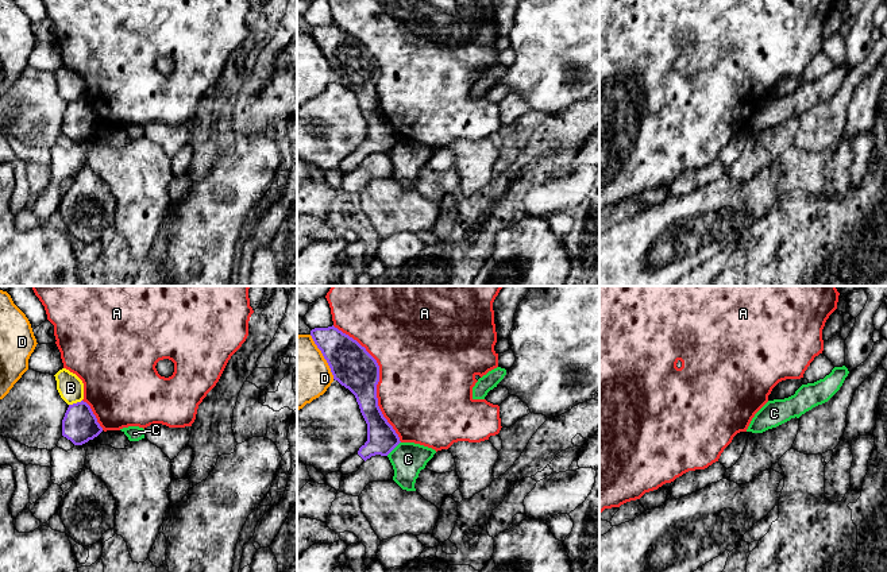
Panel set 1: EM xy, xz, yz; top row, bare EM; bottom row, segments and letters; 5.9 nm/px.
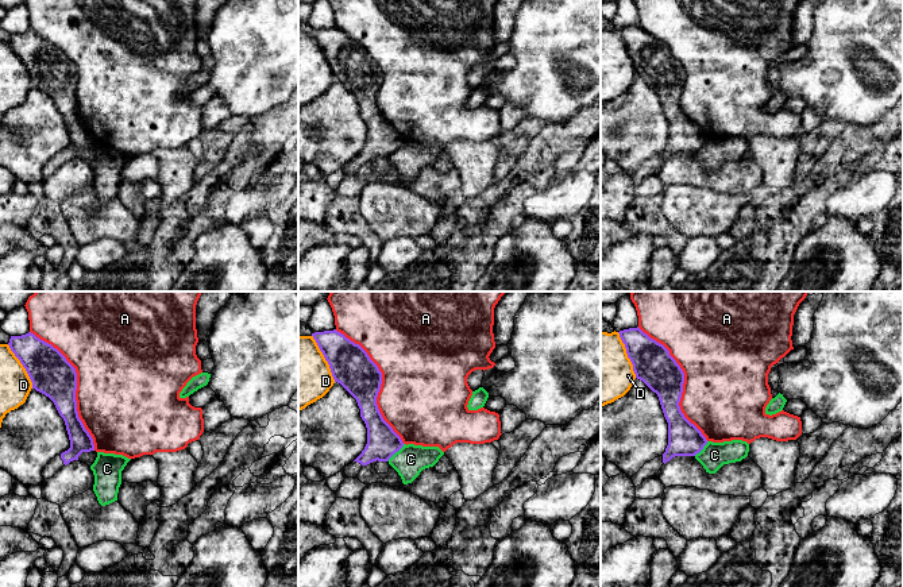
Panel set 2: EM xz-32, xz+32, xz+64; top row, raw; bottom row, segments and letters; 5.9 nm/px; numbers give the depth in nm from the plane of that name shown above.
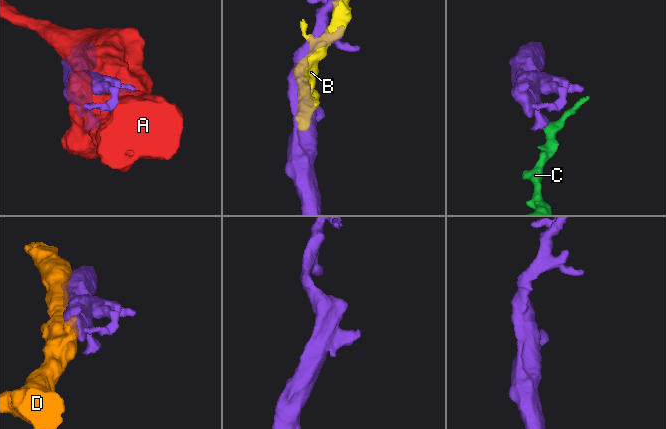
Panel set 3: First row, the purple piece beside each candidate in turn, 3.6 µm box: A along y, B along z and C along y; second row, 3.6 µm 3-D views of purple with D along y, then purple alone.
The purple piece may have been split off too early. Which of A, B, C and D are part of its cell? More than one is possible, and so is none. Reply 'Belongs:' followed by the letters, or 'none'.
Belongs: none

